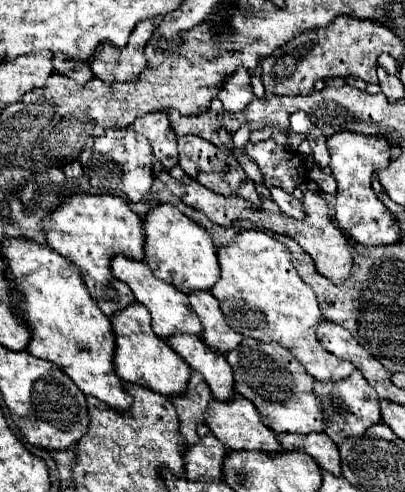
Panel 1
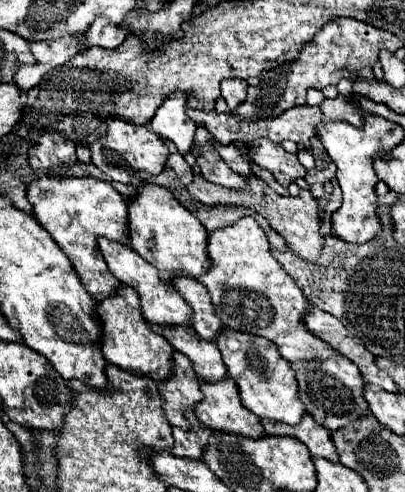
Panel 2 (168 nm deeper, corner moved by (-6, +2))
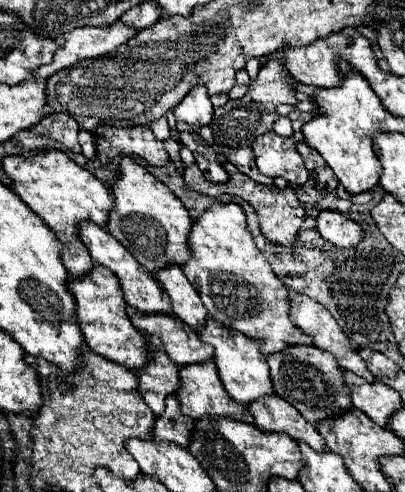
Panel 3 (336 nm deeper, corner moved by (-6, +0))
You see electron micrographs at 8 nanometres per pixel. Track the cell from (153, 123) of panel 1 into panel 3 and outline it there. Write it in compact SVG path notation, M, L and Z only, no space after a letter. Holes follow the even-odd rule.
M195 86L175 108L173 114L177 120L185 120L193 128L207 126L213 116L213 104L205 86Z

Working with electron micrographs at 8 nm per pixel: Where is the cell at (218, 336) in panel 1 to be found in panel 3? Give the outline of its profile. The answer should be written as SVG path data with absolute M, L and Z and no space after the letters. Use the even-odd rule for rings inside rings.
M169 266L155 274L161 288L171 298L171 310L177 318L181 318L187 326L201 330L205 326L207 308L203 306L197 290L181 272L181 266Z

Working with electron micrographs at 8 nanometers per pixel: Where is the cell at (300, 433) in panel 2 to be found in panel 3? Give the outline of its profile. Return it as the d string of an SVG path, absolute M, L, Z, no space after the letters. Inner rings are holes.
M271 394L263 396L263 400L255 400L249 412L261 432L283 432L293 440L307 442L317 452L325 450L325 440L317 432L317 428L309 424L291 404L287 404L287 400L279 396Z

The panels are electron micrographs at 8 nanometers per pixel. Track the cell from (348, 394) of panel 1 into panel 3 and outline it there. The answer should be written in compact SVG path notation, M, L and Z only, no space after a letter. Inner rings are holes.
M291 346L283 352L267 356L267 364L271 368L271 382L275 384L275 394L293 404L307 422L317 424L323 418L335 418L351 408L351 398L347 394L349 390L343 384L341 368L335 356L319 352L319 348L315 346Z

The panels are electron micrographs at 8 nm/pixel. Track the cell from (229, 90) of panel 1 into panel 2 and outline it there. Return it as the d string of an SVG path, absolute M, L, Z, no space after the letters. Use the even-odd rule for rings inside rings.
M223 80L221 82L221 96L225 98L229 110L235 110L235 106L243 104L243 98L247 96L247 82L245 80Z

